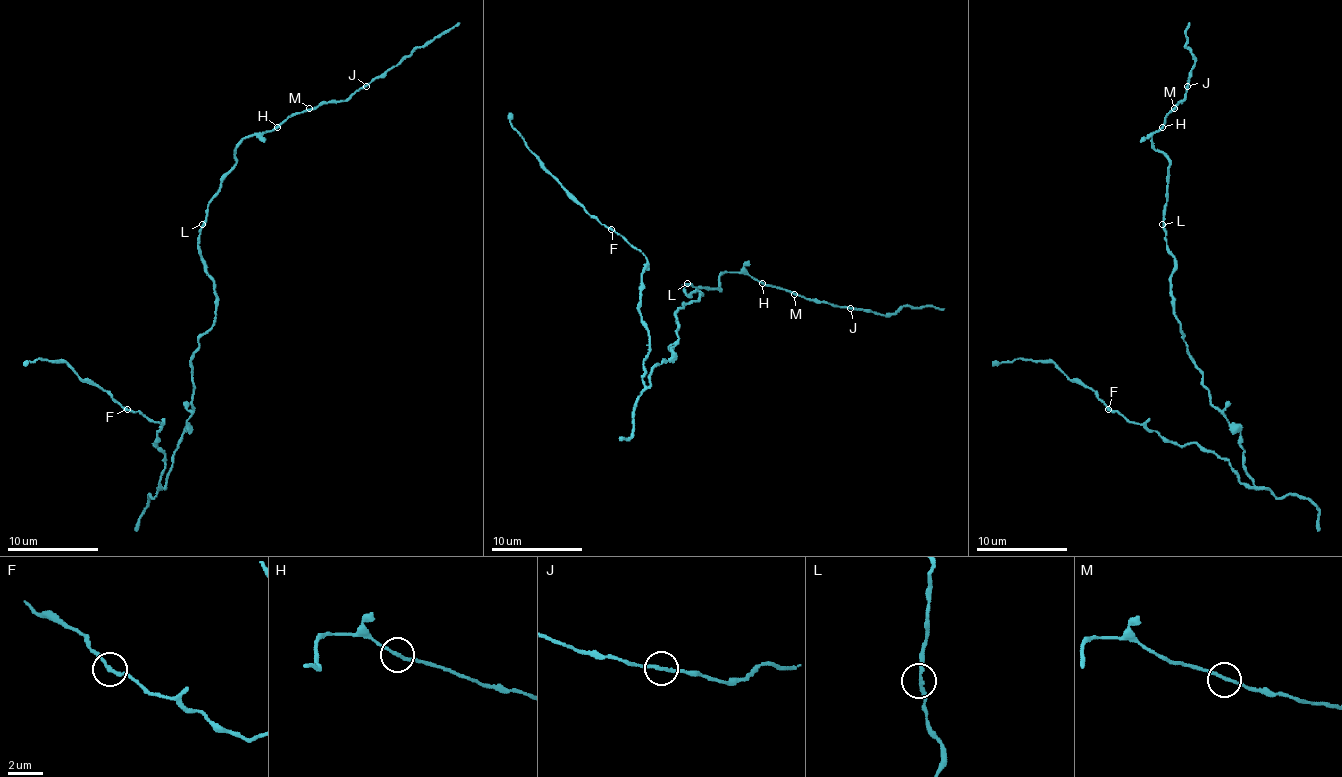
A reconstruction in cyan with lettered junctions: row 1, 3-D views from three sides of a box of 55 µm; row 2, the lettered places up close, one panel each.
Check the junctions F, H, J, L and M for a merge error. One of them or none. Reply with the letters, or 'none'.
none

